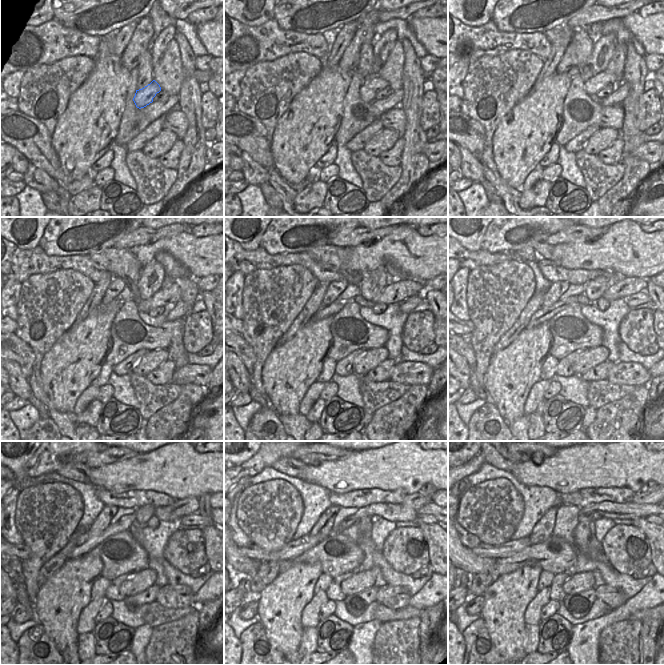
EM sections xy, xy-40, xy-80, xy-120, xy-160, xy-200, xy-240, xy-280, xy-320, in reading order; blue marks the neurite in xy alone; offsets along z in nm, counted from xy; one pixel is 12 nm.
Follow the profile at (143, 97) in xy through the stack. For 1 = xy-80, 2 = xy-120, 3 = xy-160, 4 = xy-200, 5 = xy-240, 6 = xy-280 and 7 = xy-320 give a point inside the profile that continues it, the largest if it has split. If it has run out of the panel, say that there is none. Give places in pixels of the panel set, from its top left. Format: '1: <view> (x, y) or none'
1: xy-80 (594, 85)
2: xy-120 (171, 294)
3: xy-160 (398, 290)
4: xy-200 (624, 287)
5: xy-240 (180, 508)
6: xy-280 (424, 496)
7: xy-320 (651, 496)

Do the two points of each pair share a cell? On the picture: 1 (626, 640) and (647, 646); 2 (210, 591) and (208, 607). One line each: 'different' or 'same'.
1: different
2: different

